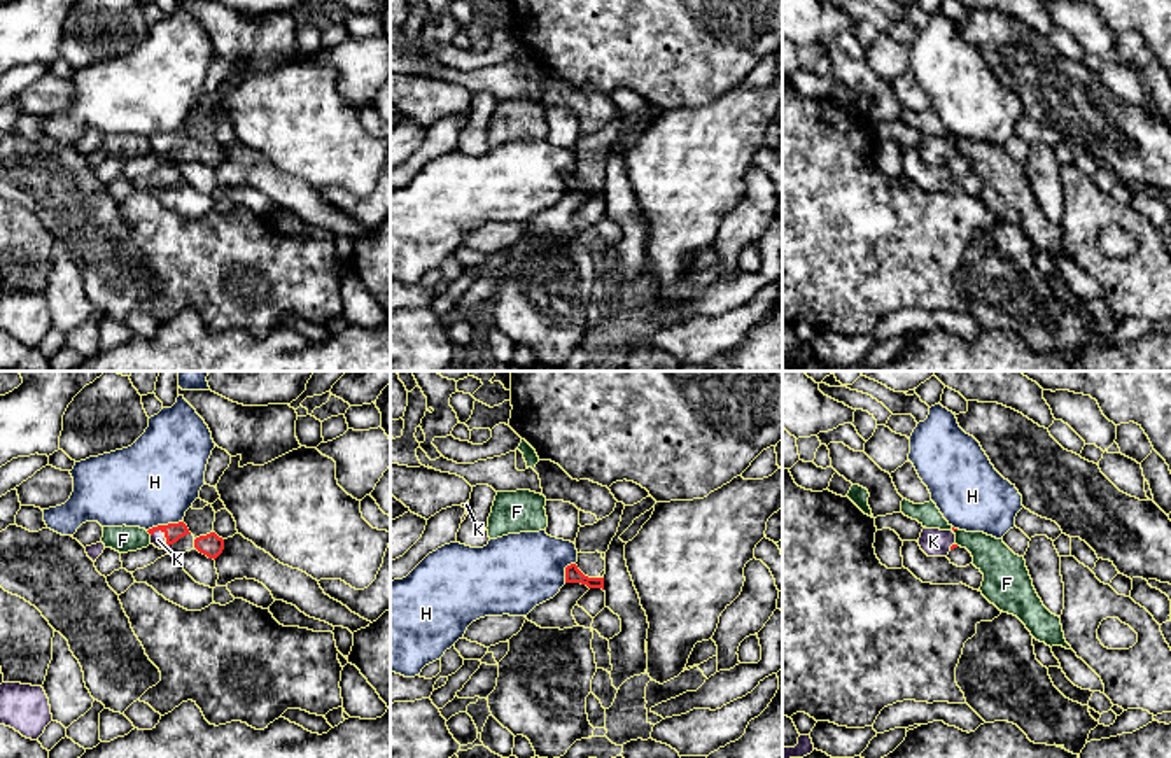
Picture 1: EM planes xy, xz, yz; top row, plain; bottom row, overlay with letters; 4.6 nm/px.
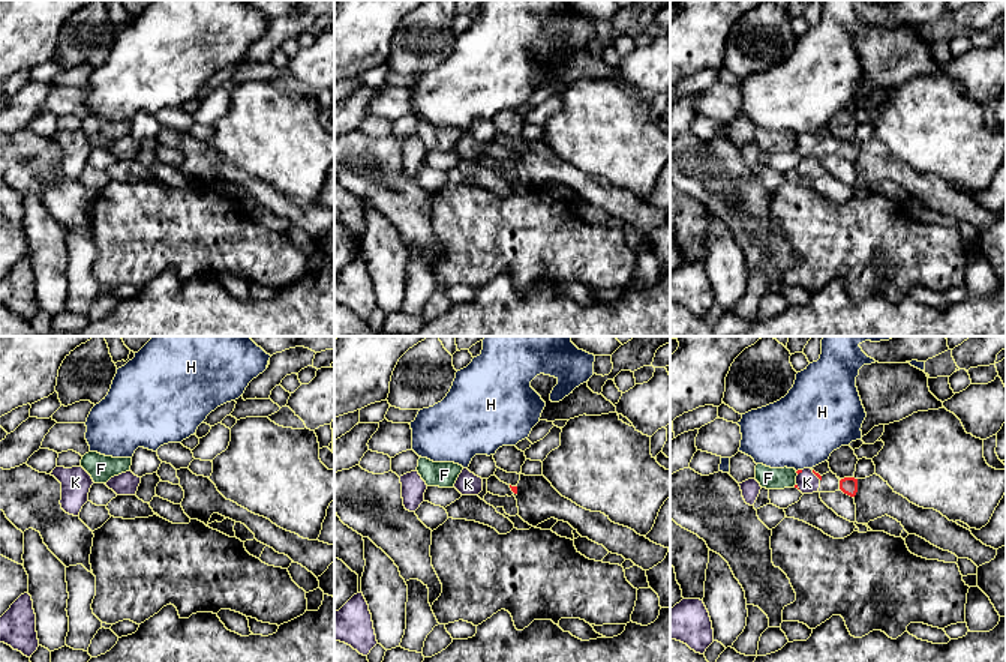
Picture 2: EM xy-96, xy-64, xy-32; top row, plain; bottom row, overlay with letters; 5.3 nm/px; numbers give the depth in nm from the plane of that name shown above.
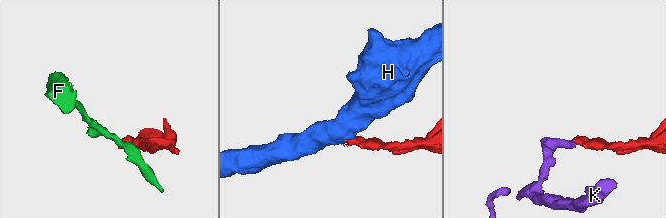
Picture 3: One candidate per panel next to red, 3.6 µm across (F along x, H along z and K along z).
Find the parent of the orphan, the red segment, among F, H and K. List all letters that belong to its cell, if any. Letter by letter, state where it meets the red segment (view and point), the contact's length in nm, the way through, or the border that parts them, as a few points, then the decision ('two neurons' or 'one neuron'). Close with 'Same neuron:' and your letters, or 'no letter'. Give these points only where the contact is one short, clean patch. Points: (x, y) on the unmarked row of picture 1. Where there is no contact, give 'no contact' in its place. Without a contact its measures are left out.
F: meets red in xy at (149, 140); contact 40 nm long; border along xy (146, 139), (151, 142); two neurons
H: meets red in xy at (163, 133); contact 170 nm long; border along xy (181, 128), (158, 132), (147, 139); two neurons
K: meets red in xy at (165, 144); contact 90 nm long; runs through xy (172, 139), (165, 144), (158, 147); one neuron
Same neuron: K

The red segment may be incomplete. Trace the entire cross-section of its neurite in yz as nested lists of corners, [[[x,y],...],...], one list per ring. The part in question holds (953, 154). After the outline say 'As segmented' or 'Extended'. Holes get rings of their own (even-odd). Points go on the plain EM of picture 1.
[[[924,135],[917,151],[928,165],[947,165],[950,158],[957,156],[956,142],[940,137]]]. Extended

